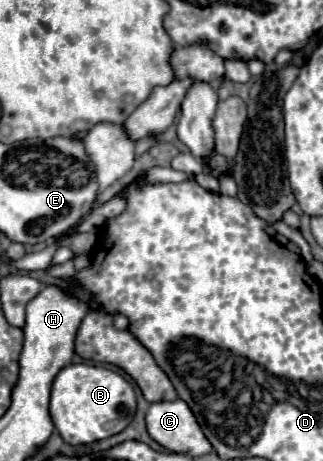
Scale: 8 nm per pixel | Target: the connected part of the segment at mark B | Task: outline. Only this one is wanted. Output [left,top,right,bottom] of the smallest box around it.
[50,365,136,445]

